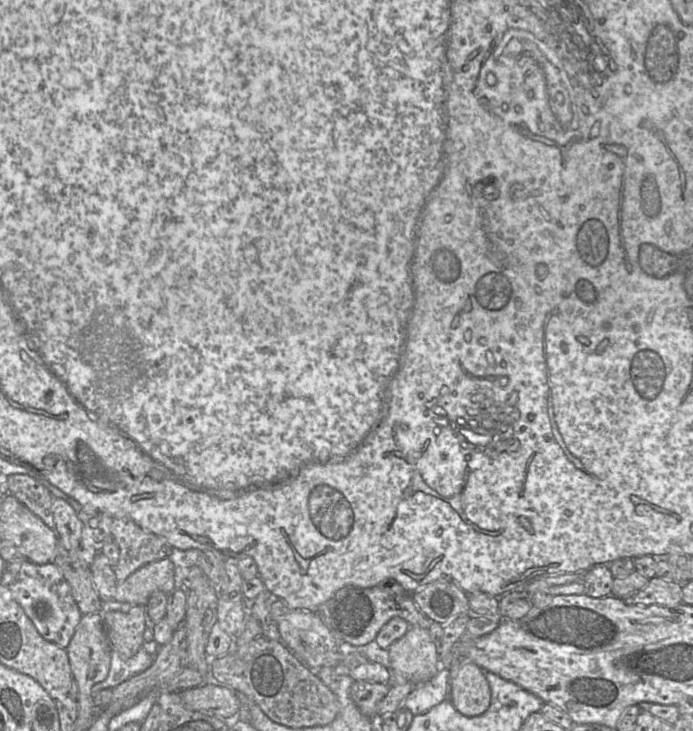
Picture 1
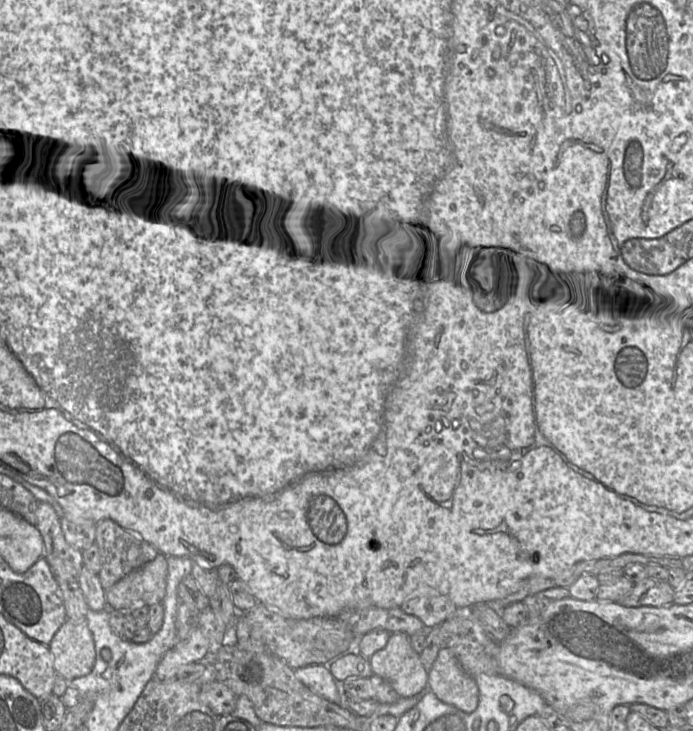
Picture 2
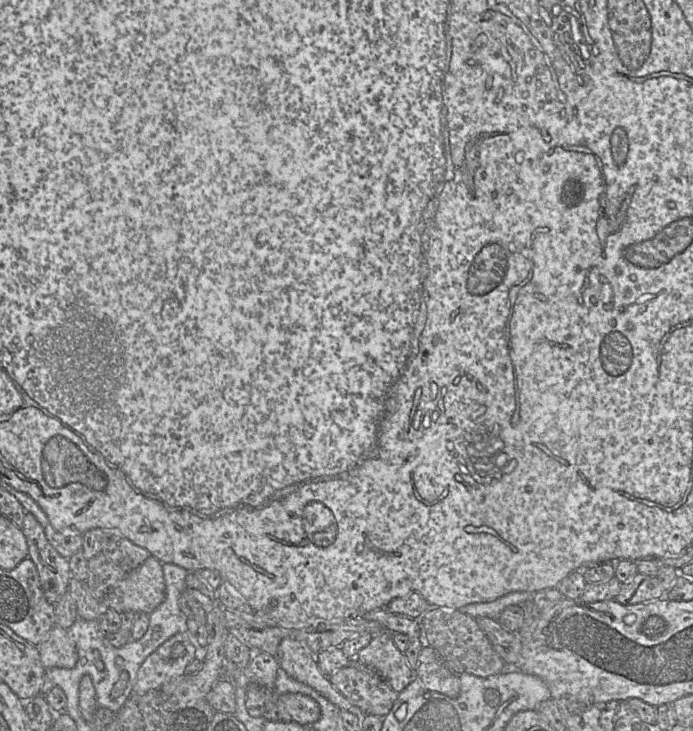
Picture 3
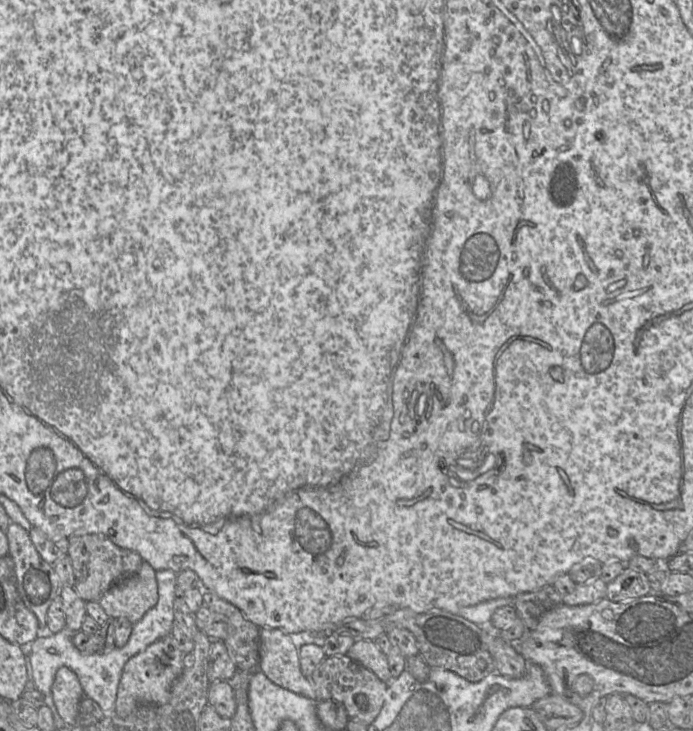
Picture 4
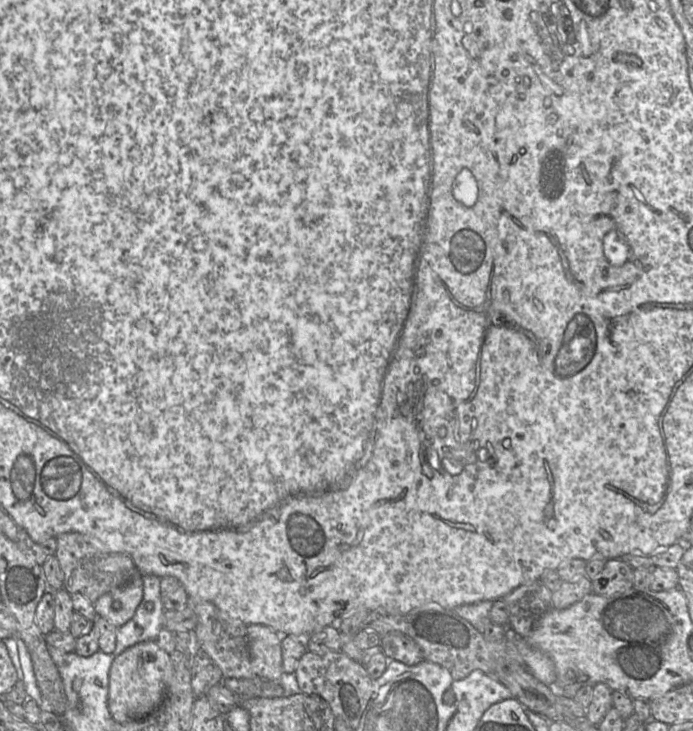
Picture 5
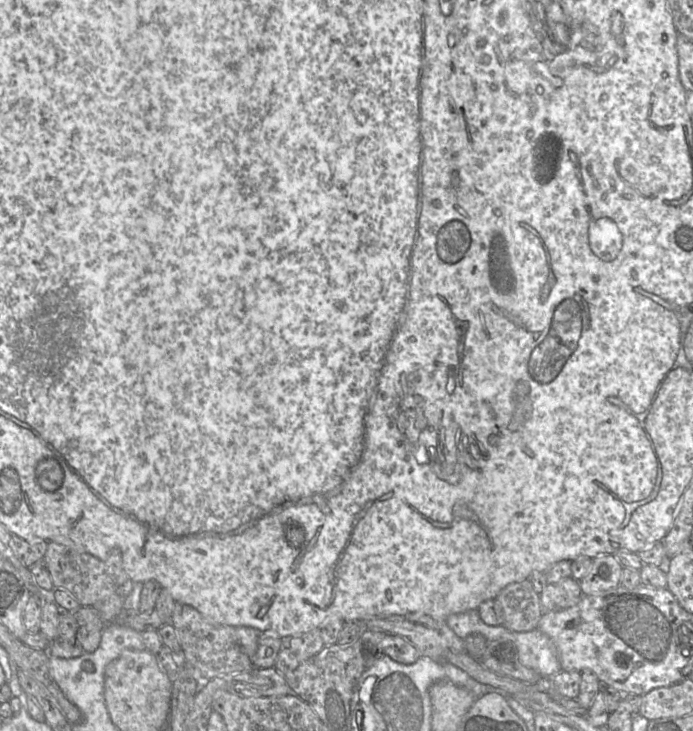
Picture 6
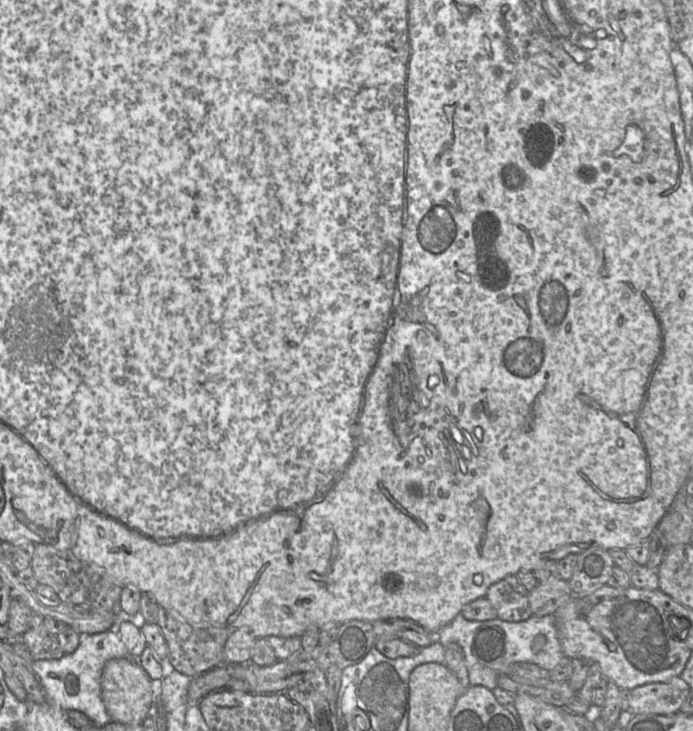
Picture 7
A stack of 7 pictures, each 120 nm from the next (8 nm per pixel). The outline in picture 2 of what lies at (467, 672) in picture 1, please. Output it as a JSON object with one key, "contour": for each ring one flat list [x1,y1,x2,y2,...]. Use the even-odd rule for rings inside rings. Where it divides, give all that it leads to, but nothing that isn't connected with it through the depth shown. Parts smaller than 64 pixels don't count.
{"contour":[[447,648,439,651,428,670,428,690,442,702,471,713,479,703,479,689,475,678,465,673,458,660]]}

